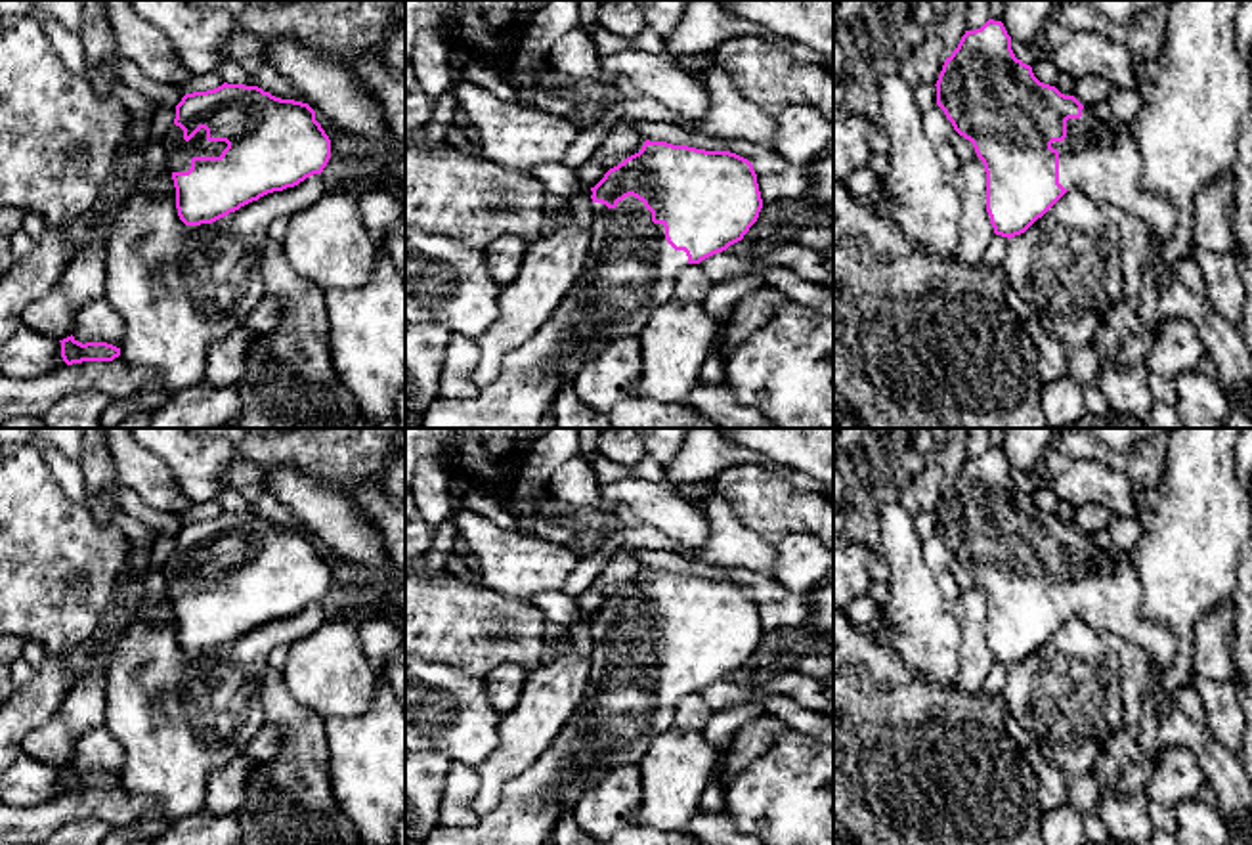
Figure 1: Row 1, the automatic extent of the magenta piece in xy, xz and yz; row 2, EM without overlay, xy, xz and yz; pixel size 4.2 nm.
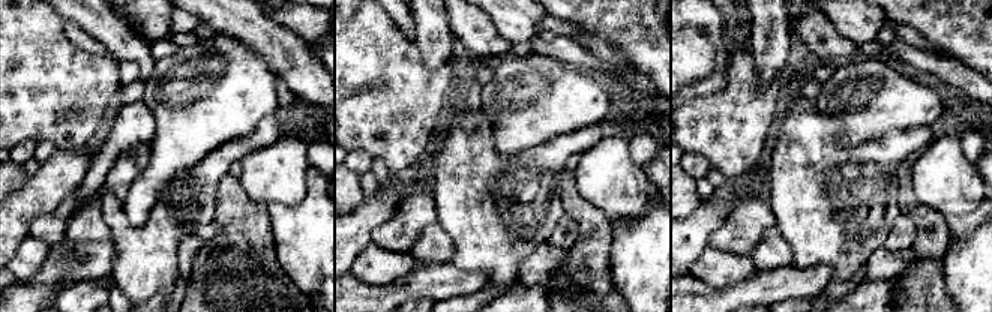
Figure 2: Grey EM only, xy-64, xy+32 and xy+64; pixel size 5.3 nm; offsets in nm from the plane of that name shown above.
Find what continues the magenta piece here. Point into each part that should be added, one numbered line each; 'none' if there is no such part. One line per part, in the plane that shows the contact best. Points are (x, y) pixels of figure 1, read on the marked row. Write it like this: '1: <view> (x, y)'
1: xy (178, 151)

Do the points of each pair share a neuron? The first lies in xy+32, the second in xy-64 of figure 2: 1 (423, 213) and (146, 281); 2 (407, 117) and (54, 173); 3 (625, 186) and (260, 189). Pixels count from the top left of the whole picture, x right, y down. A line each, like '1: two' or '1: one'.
1: two
2: two
3: one

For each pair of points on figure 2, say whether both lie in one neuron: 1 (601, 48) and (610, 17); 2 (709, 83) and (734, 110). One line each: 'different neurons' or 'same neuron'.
1: different neurons
2: different neurons

